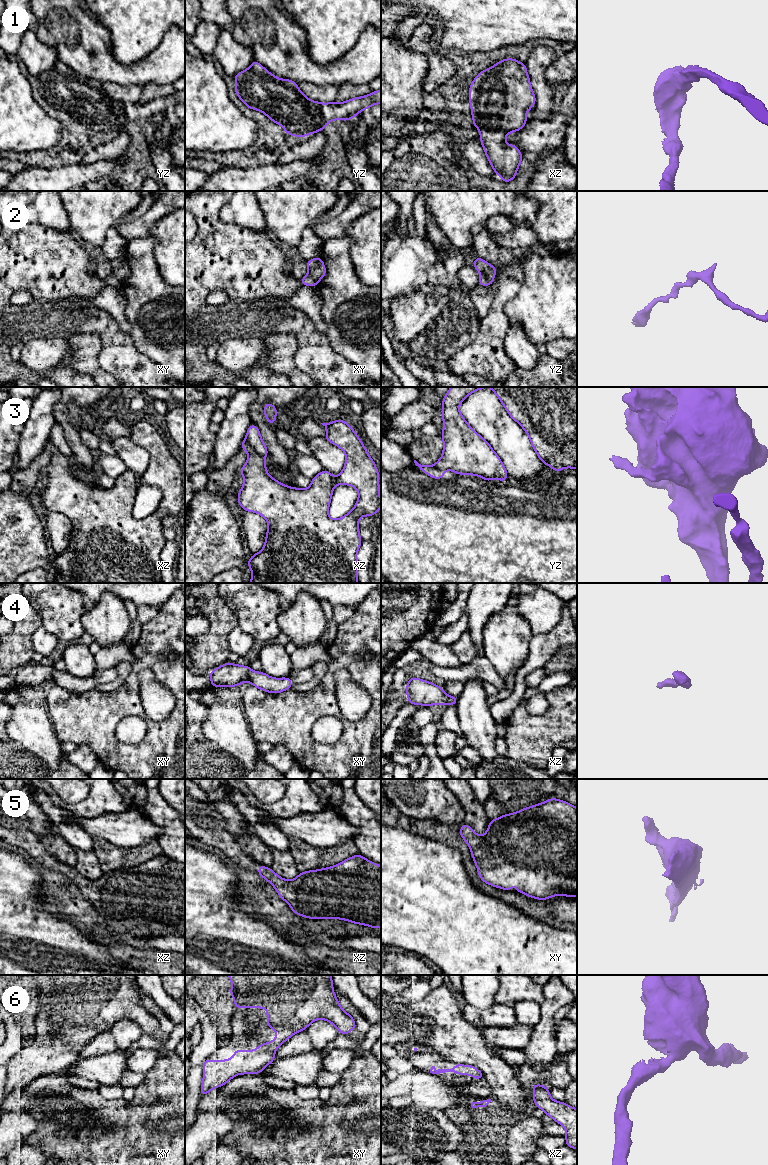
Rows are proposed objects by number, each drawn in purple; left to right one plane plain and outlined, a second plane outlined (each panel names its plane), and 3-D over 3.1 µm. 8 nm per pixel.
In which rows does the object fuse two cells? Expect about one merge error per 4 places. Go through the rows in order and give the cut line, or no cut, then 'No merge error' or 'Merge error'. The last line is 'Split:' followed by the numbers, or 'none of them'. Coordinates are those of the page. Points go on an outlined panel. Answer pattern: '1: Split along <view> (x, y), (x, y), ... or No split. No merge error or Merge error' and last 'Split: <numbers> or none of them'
1: No split. No merge error
2: No split. No merge error
3: Split along xz (244, 440), (254, 452), (264, 457). Merge error
4: No split. No merge error
5: No split. No merge error
6: No split. No merge error
Split: 3

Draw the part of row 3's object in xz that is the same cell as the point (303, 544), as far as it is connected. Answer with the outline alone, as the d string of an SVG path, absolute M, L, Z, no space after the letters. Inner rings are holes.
M338 419L321 424L327 430L324 438L344 451L345 466L337 477L327 470L322 470L311 479L310 487L307 489L289 487L272 478L267 473L265 457L254 453L245 441L241 444L240 449L248 452L248 459L239 471L244 477L244 484L237 493L238 505L245 511L260 514L268 523L263 549L247 561L247 566L252 570L249 583L358 583L357 551L362 544L358 521L363 516L373 517L381 508L379 472L366 447L348 423ZM336 484L355 487L359 496L354 508L347 515L333 520L329 517L328 511Z

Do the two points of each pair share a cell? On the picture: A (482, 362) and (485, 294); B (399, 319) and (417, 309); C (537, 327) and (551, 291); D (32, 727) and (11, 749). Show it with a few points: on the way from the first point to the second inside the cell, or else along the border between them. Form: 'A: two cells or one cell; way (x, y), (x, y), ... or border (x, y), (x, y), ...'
A: two cells; border (493, 295), (491, 306), (478, 325)
B: one cell; way (403, 315), (413, 313)
C: one cell; way (544, 318), (551, 300)
D: two cells; border (10, 737), (36, 756)

